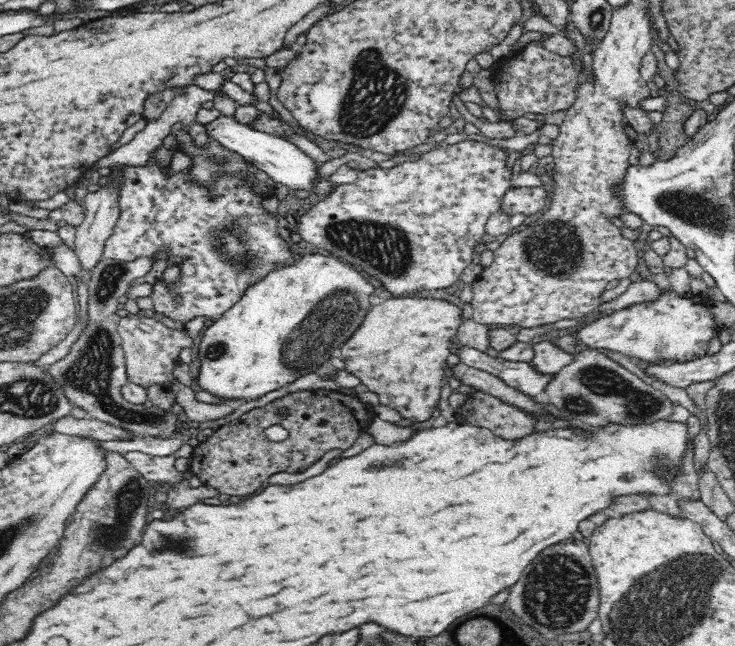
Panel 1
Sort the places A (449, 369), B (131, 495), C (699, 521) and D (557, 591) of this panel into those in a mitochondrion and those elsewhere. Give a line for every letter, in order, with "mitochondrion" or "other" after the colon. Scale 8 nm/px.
A: other
B: mitochondrion
C: other
D: mitochondrion

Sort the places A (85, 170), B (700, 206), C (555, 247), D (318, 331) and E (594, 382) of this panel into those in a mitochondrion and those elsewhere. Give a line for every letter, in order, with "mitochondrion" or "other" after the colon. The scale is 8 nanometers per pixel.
A: other
B: mitochondrion
C: mitochondrion
D: mitochondrion
E: mitochondrion

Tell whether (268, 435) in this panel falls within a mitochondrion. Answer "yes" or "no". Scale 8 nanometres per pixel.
no

